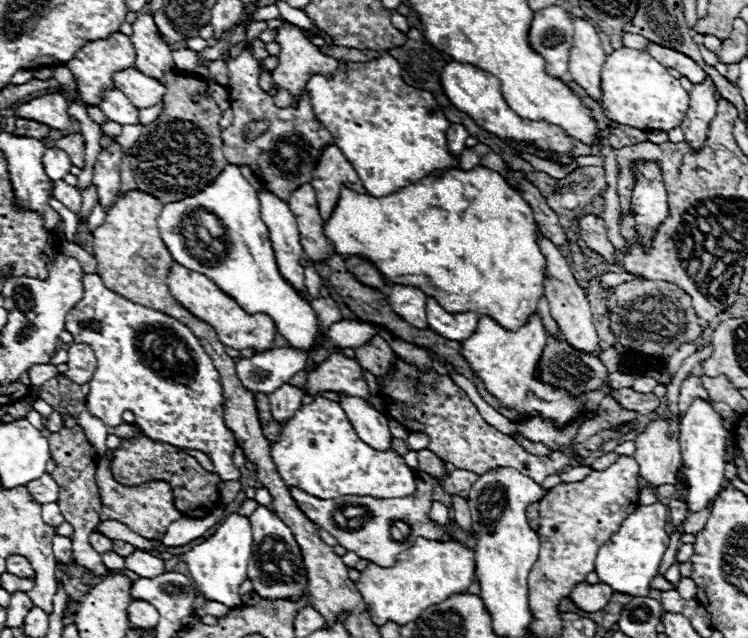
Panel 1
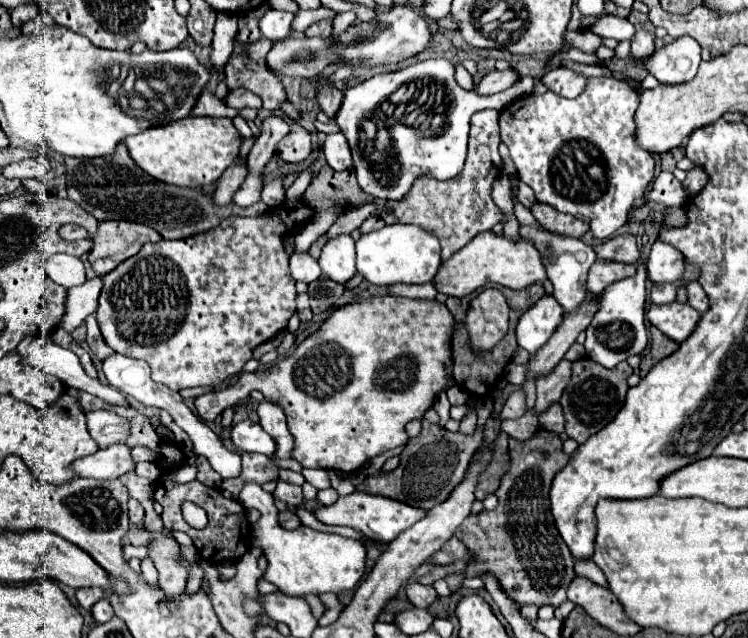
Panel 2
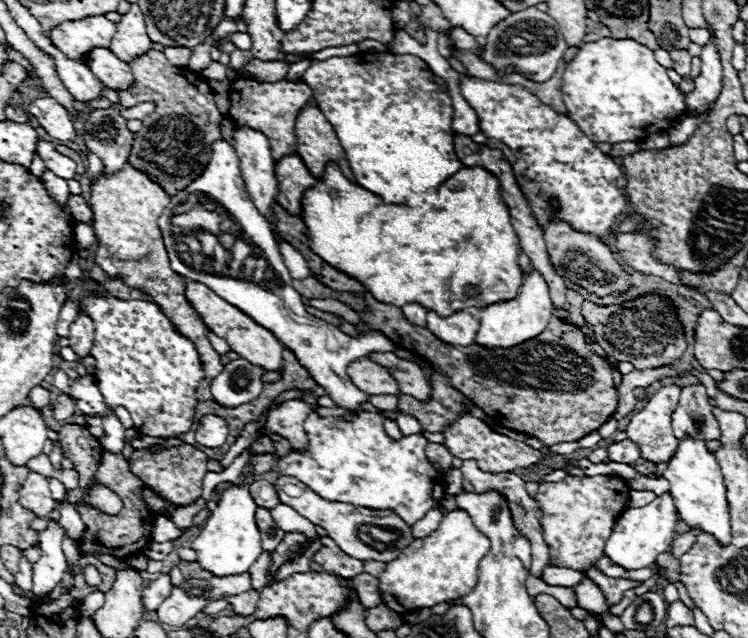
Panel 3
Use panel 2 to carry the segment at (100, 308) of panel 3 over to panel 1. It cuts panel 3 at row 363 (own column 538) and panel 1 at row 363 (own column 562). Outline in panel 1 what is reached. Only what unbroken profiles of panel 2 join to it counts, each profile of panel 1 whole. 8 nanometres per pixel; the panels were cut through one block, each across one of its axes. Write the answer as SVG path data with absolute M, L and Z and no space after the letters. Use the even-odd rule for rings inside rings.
M84 274L84 296L72 312L66 316L66 330L72 334L74 342L88 344L97 358L97 368L90 381L90 394L86 396L88 412L100 418L108 428L124 424L122 414L130 410L138 418L138 428L152 440L168 442L184 450L204 452L212 464L214 472L224 480L238 480L240 470L232 462L236 450L236 436L224 422L224 396L220 374L214 368L210 356L202 348L196 334L172 316L158 310L134 304L128 298L108 290L98 274Z

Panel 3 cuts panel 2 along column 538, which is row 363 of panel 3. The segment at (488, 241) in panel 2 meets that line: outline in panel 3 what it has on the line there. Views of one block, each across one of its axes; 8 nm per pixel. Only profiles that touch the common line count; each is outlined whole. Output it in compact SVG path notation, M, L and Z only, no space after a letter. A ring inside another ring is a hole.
M186 280L186 300L192 304L192 308L200 314L200 318L204 320L204 324L220 338L224 338L230 346L230 350L238 352L240 358L256 364L256 366L262 366L266 370L280 370L282 368L282 352L284 352L284 346L278 342L278 338L262 328L260 324L256 324L250 316L246 316L244 312L240 312L236 306L228 304L224 298L220 298L218 294L214 294L208 286L200 284L200 282L194 282L194 280Z

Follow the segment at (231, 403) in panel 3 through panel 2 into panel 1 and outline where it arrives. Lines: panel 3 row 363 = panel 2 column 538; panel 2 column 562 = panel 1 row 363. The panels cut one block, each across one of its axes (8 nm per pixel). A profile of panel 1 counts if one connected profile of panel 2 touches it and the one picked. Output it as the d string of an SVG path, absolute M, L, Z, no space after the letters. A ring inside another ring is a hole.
M280 346L266 352L258 352L250 358L240 358L236 362L236 374L248 390L270 394L306 366L308 352L302 352L292 346Z

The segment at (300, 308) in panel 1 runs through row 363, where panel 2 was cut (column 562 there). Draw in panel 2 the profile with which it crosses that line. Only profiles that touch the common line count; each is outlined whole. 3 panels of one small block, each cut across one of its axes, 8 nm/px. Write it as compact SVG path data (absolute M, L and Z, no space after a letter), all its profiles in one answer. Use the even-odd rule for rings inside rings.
M552 294L542 296L534 306L530 306L518 320L516 338L518 346L528 350L532 356L542 348L550 336L556 332L564 320L564 310Z

